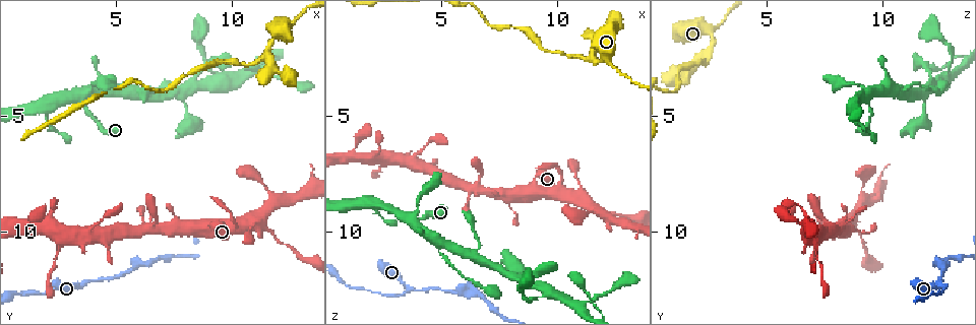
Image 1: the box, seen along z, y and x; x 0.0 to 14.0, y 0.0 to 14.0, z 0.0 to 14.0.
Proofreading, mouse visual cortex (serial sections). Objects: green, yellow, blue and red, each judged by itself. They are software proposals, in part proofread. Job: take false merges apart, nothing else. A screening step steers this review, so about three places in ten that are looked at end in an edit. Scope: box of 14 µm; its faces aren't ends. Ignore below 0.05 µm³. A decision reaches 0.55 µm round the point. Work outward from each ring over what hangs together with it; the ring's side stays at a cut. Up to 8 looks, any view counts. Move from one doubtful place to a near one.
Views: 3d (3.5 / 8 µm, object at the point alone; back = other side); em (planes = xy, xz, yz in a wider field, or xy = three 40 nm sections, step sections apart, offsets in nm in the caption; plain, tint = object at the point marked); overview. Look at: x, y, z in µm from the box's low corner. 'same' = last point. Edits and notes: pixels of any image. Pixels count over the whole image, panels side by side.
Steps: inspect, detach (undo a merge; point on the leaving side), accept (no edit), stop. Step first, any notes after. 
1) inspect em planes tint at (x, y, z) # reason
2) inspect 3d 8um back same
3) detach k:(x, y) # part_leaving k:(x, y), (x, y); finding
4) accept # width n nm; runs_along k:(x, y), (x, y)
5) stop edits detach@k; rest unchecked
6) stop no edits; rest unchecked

inspect 3d 3.5um at (12.4, 1.2, 2.9)

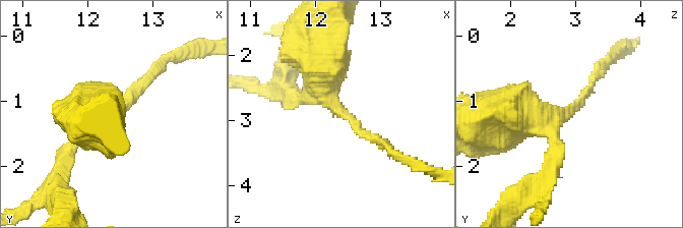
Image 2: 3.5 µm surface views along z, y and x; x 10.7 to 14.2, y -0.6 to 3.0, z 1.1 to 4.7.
inspect em xy step 5 tint at (12.35, 1.25, 2.85) # arms 3; arm_widths 150, 200, 600 nm

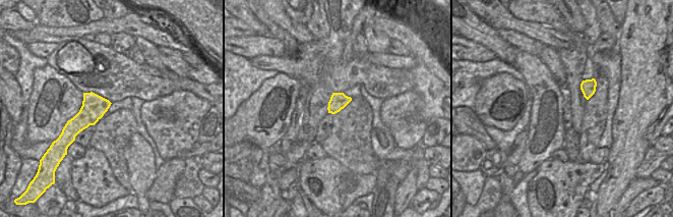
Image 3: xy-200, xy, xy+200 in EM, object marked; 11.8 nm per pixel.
accept # runs_along 2:(323, 51), (316, 88), (379, 143); one cell here

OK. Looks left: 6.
inspect 3d 3.5um back at (8.0, 3.2, 1.1)

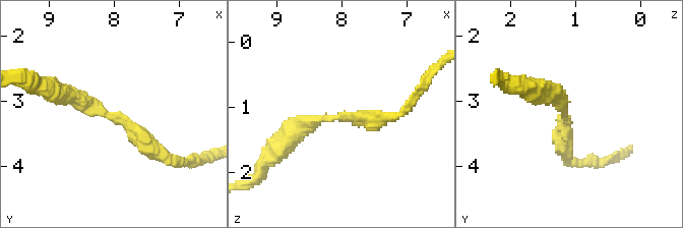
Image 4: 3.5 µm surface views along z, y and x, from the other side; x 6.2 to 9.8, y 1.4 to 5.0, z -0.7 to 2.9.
inspect em xy step 3 tint at (8.00, 3.20, 1.15)

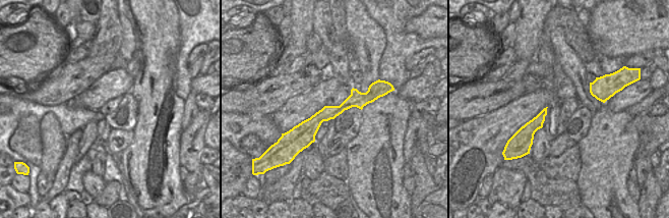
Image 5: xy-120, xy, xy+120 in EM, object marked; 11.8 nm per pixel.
inspect em planes tint same

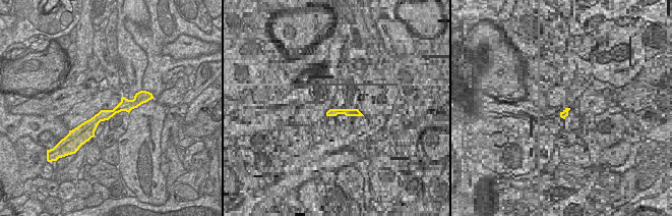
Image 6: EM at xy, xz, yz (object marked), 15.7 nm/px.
accept # arm_widths 250, 300 nm; runs_along 4:(58, 91), (126, 122), (167, 160); one cell here

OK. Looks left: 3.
inspect 3d 8um at (5.0, 4.0, 10.6) # a narrow waist

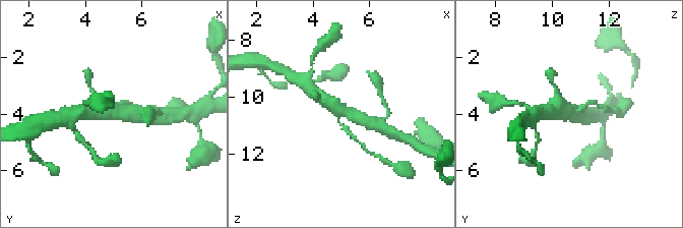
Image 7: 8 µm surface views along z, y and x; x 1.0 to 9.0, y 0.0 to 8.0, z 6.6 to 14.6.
inspect em xy step 1 tint at (5.0, 4.0, 10.5) # arms 3; arm_widths 200, 450, 450 nm; shape alone is not enough

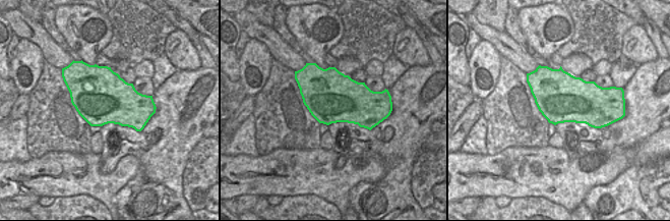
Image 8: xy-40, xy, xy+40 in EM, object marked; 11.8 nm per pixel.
accept # runs_along 7:(318, 95), (340, 110), (370, 122); all the same cell

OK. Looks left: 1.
stop no edits; rest unchecked

